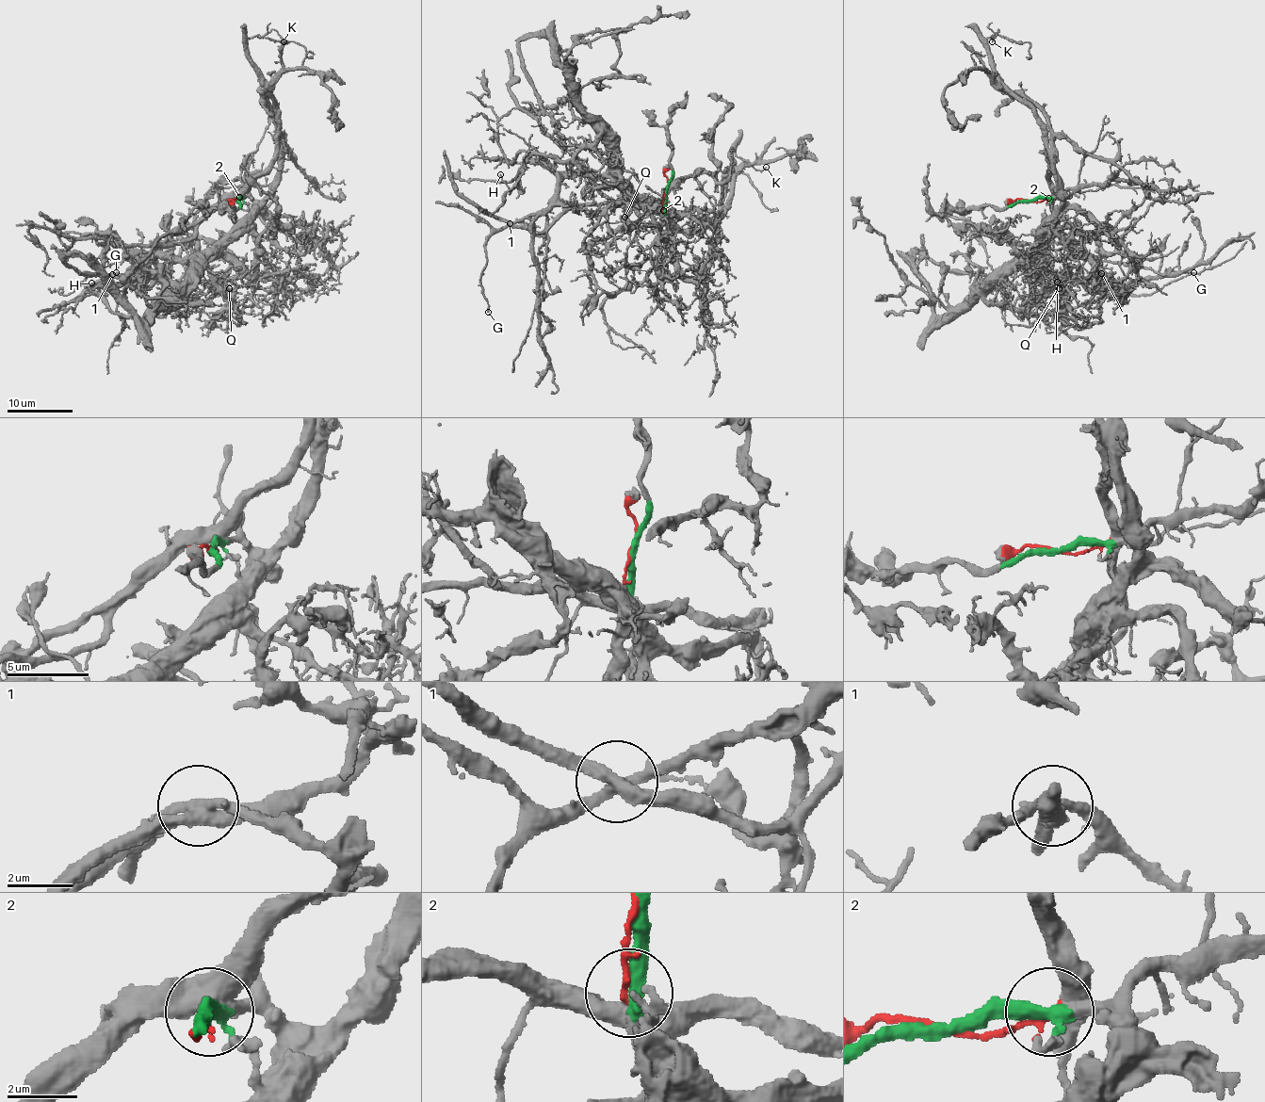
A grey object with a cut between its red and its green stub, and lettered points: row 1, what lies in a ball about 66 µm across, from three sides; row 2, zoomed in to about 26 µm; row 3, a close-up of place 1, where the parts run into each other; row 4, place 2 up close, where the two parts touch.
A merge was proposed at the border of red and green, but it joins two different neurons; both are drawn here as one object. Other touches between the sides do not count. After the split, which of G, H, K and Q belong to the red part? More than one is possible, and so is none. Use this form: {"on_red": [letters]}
{"on_red": ["K"]}

